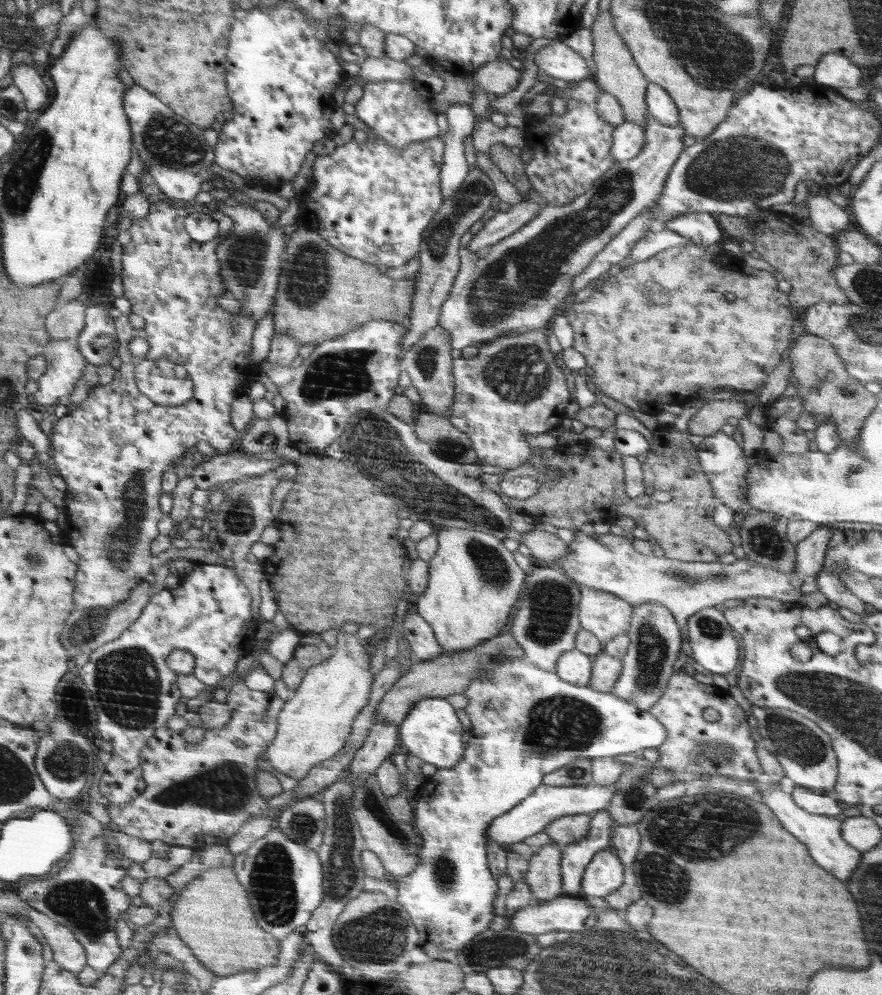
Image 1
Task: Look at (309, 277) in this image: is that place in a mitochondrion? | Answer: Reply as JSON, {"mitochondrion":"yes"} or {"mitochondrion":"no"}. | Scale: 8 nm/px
{"mitochondrion":"yes"}

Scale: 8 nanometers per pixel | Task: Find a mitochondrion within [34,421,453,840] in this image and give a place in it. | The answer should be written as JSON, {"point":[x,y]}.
{"point":[128,685]}

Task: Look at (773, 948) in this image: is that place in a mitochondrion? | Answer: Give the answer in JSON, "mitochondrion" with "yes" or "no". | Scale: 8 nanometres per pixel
{"mitochondrion":"no"}

